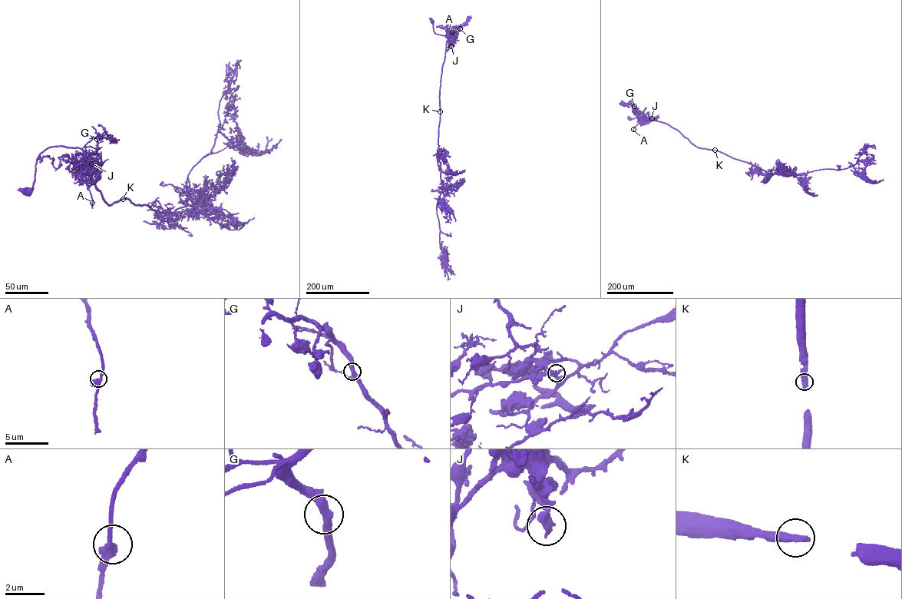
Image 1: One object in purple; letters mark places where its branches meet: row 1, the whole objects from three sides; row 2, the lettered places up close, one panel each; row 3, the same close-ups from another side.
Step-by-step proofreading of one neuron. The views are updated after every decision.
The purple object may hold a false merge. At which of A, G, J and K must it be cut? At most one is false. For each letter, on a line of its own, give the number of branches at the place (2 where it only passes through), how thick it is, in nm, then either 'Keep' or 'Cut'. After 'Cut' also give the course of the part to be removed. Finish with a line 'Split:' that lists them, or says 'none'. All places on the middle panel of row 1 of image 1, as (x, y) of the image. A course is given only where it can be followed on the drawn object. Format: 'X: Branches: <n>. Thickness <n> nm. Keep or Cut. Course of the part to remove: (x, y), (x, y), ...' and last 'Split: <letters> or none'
A: Branches: 2. Thickness 420 nm. Keep
G: Branches: 2. Thickness 400 nm. Keep
J: Branches: 1. Thickness 400 nm. Keep
K: Branches: 1. Thickness 550 nm. Keep
Split: none

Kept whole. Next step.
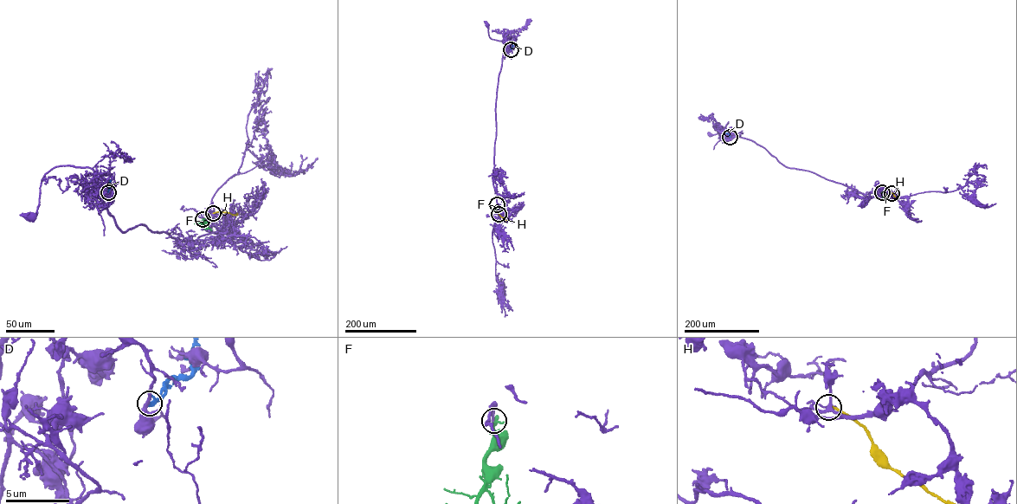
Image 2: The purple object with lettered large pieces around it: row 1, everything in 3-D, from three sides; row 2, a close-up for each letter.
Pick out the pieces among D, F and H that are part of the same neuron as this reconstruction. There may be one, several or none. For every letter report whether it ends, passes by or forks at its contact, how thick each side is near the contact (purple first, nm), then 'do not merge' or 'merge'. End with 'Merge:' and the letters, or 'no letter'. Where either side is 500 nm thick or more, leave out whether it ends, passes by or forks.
D: it ends there; 320 nm thick on the purple side, 360 nm on the other; do not merge
F: 190 nm thick on the purple side, 500 nm on the other; do not merge
H: it ends there; 180 nm thick on the purple side, 190 nm on the other; do not merge
Merge: no letter

